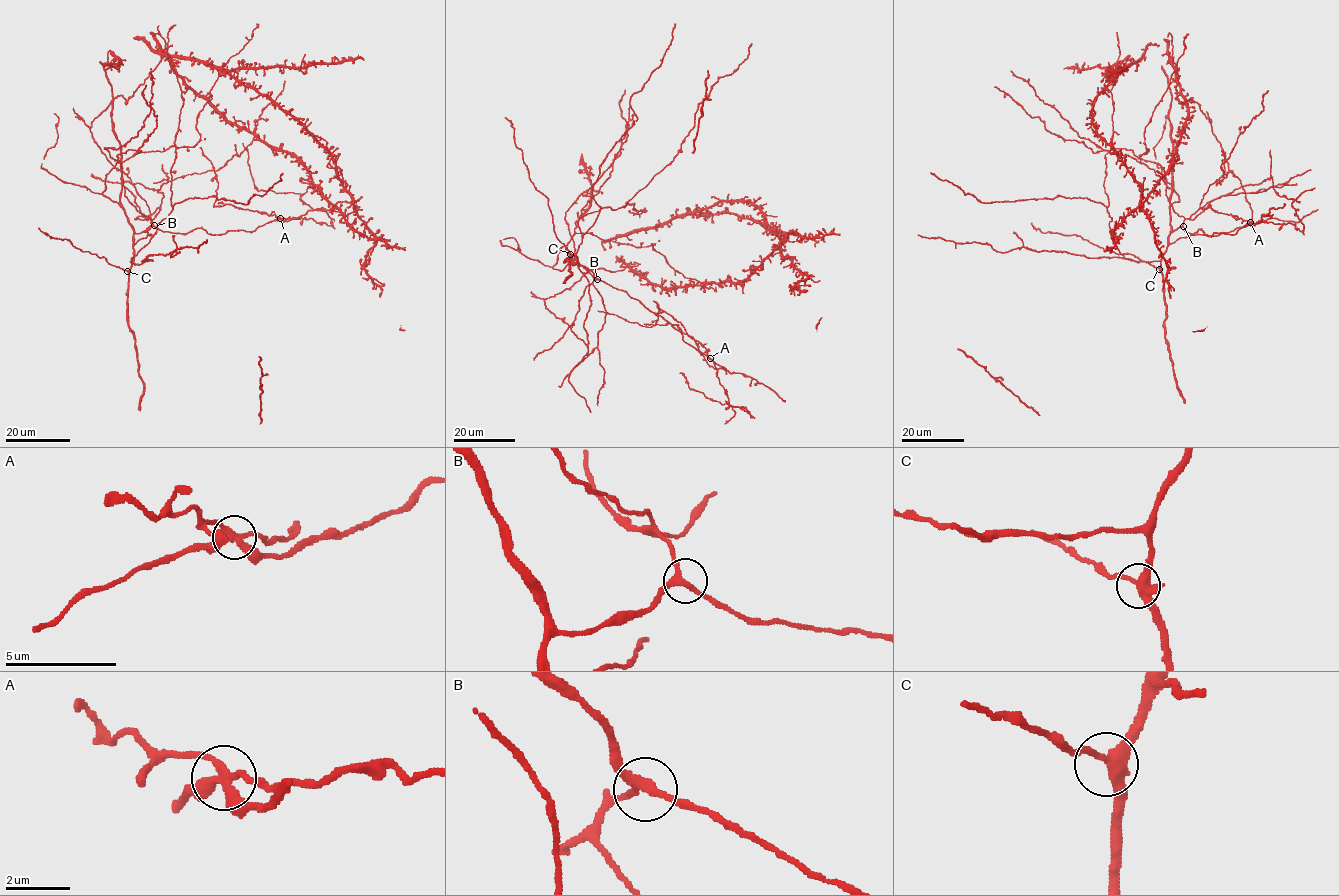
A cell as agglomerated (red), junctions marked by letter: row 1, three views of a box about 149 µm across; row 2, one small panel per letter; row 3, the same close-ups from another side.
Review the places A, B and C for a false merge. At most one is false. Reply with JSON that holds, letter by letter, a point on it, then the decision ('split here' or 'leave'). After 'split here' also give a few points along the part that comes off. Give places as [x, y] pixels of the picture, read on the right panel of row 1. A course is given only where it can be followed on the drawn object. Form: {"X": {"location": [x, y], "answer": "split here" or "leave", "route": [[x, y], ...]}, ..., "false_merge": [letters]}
{"A": {"location": [1250, 222], "answer": "split here", "route": [[1250, 223], [1200, 206], [1209, 186], [1222, 175], [1222, 160], [1263, 110], [1263, 96], [1268, 90]]}, "B": {"location": [1183, 226], "answer": "leave"}, "C": {"location": [1159, 269], "answer": "leave"}, "false_merge": ["A"]}

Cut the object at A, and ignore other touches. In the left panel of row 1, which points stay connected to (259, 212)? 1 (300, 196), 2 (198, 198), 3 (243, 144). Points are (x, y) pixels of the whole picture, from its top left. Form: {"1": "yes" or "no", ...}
{"1": "yes", "2": "no", "3": "yes"}

